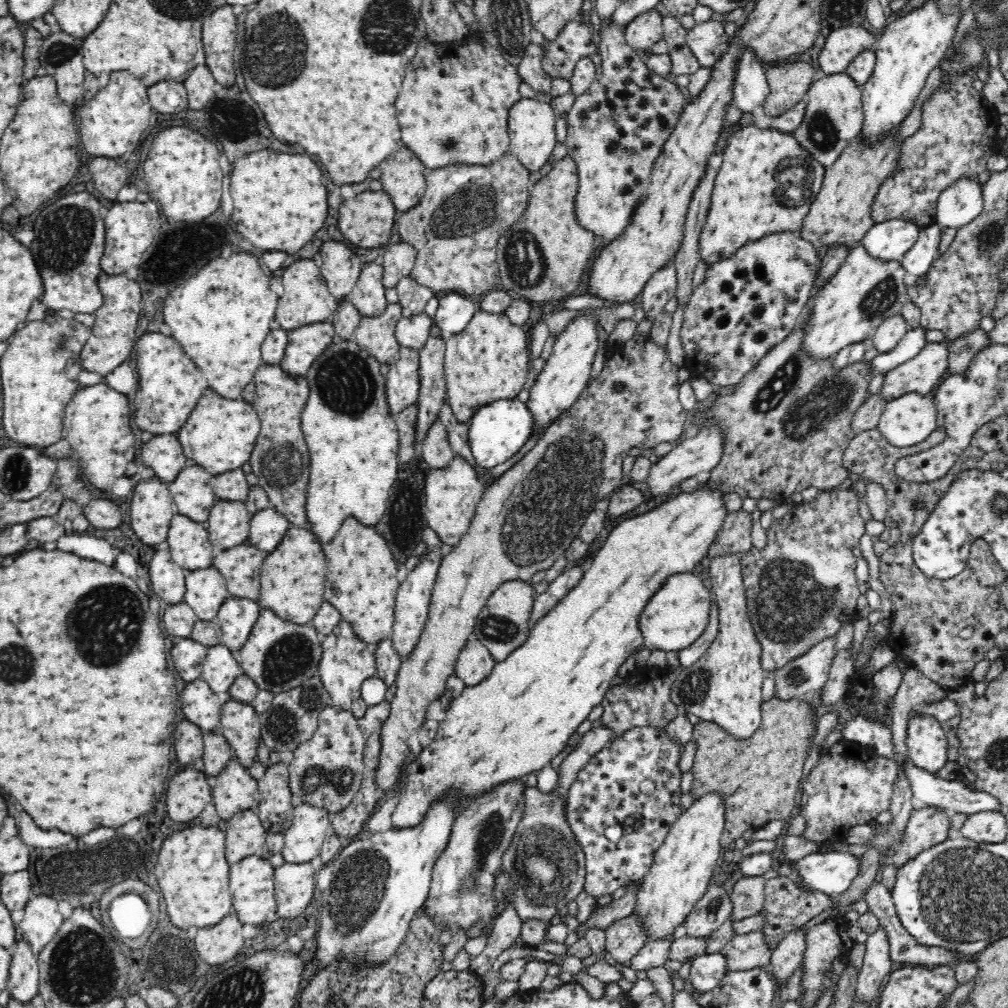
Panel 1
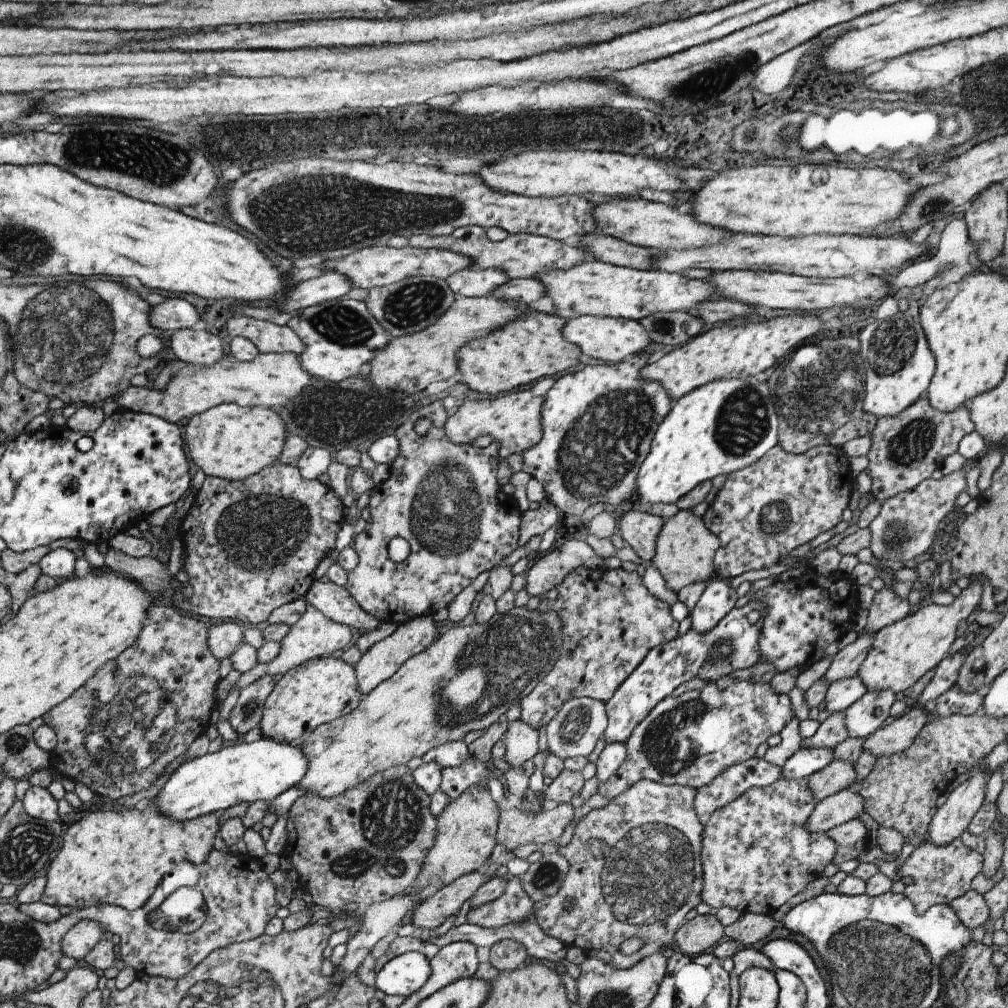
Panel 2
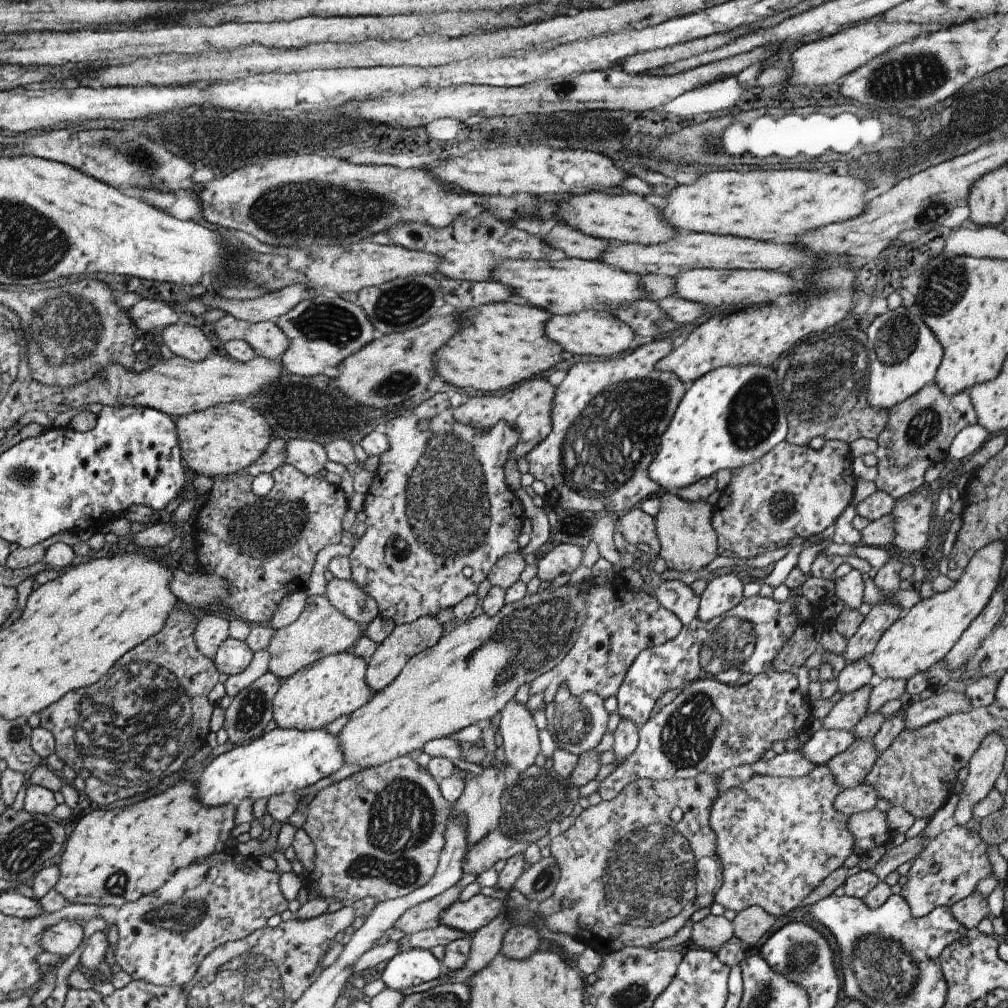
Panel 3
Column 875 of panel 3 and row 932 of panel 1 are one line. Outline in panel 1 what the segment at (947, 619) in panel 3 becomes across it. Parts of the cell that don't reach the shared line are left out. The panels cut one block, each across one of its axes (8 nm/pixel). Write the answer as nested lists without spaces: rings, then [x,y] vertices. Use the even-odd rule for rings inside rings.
[[[722,793],[698,797],[678,817],[654,854],[654,864],[638,882],[636,915],[648,933],[648,940],[665,939],[679,931],[686,917],[703,898],[722,859],[720,838],[726,824],[726,801]]]

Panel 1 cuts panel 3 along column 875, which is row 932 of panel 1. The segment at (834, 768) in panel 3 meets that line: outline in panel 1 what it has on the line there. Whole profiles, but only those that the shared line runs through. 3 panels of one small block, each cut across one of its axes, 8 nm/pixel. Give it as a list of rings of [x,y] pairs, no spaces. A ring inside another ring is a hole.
[[[760,929],[735,934],[721,950],[726,957],[726,973],[756,967],[768,968],[772,951],[764,941],[764,933]]]

